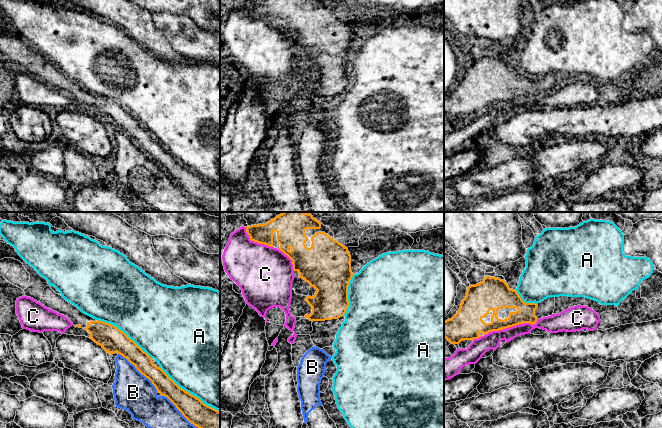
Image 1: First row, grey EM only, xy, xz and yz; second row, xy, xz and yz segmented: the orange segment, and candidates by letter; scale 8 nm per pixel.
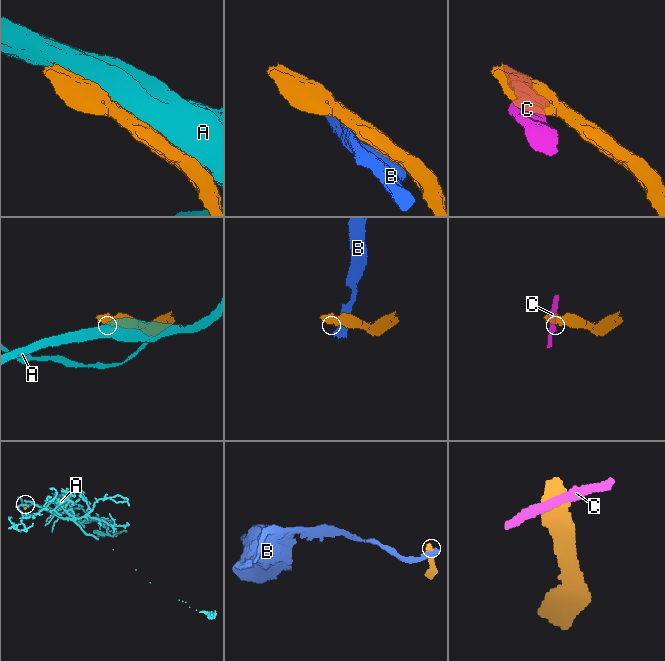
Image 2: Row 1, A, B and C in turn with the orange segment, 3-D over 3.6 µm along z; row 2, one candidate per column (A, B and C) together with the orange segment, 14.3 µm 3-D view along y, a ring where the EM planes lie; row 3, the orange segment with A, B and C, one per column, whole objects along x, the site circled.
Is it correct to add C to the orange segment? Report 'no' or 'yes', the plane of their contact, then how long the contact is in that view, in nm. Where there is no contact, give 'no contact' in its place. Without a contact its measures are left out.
no; contact in yz; length 460 nm

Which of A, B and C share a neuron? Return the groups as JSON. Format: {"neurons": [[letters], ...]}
{"neurons": [["A"], ["B"], ["C"]]}

